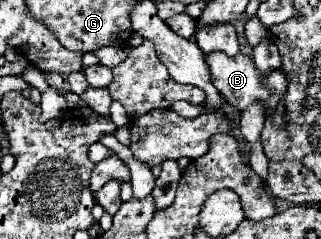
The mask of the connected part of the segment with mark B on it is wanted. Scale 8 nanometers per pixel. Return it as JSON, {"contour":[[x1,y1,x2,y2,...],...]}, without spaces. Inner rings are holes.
{"contour":[[211,52,211,54,205,54,205,60,207,60,207,66,211,68,211,80,213,80,215,88,217,88,217,92,223,96,223,100,227,100,239,112,243,112,249,104,261,100,261,102,265,102,269,106,269,114,273,114,279,100,283,98,283,94,287,90,287,78,285,78,285,74,281,70,271,72,265,78,265,84,263,84,261,76,259,76,259,70,255,68,253,60,243,56,243,54,229,58,225,52],[271,90,275,94,271,94]]}

